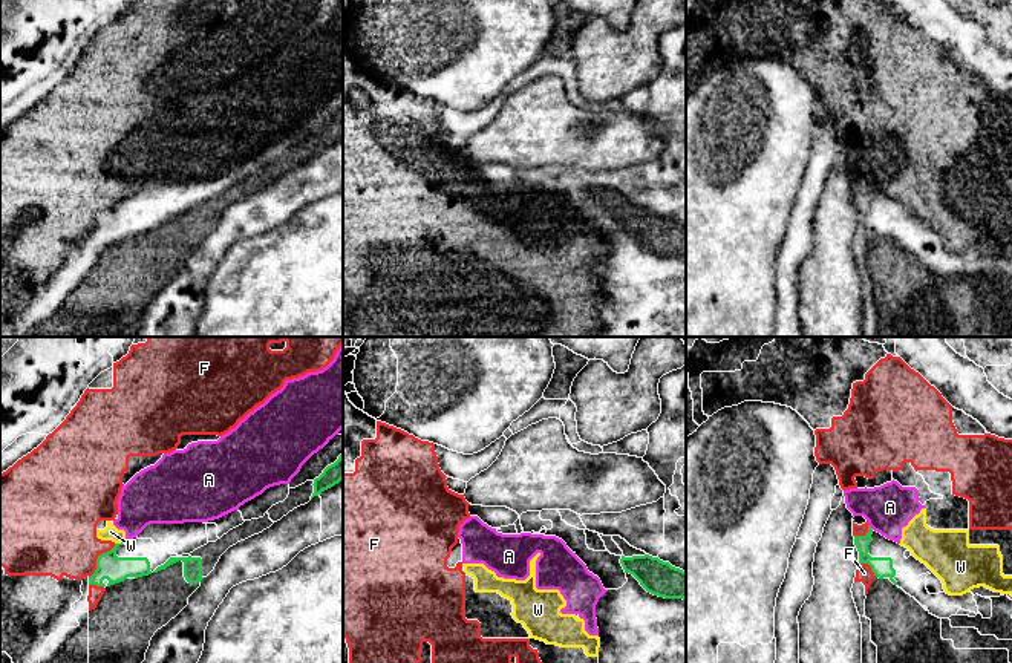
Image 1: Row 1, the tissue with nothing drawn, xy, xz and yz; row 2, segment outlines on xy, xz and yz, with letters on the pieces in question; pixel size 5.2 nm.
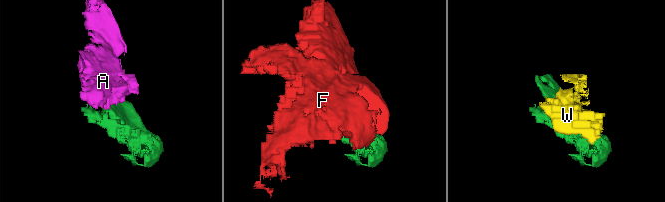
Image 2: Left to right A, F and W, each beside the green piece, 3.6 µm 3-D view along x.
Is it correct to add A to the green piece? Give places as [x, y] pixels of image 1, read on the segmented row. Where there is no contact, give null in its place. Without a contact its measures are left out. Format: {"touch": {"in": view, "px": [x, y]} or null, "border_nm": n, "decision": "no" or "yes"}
{"touch": {"in": "yz", "px": [870, 527]}, "border_nm": 40, "decision": "no"}

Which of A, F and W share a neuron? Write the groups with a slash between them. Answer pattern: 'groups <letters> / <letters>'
groups A F W

